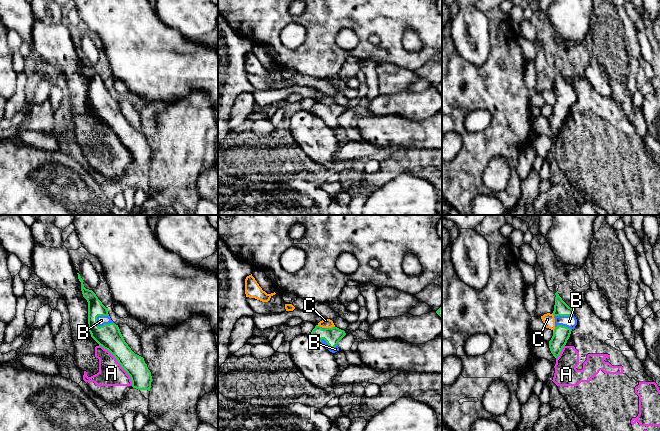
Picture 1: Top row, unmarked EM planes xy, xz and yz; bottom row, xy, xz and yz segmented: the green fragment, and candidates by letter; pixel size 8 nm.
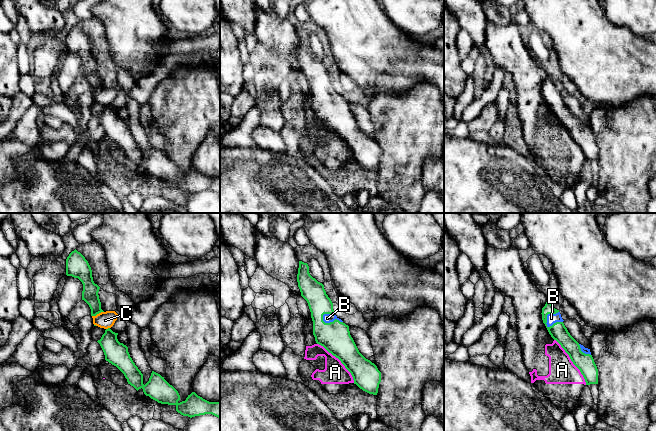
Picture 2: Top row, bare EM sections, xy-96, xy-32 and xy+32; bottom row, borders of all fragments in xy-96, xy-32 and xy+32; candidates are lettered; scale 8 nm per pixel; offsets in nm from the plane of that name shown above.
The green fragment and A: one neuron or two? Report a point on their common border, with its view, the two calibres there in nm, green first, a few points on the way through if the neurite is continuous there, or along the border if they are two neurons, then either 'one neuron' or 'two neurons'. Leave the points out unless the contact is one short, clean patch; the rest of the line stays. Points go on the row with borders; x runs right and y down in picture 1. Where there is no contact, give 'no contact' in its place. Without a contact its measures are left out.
xy (119, 363) | 200/200 nm | two neurons

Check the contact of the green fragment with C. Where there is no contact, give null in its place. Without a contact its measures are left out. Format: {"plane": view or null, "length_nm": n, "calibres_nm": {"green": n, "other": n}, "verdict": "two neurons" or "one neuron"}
{"plane": "xz", "length_nm": 80, "calibres_nm": {"green": 140, "other": 80}, "verdict": "two neurons"}

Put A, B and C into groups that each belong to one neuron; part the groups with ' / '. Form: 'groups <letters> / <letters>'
groups A / B / C

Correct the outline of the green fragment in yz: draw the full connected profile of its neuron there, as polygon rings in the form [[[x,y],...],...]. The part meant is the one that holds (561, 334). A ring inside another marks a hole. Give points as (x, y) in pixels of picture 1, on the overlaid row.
[[[558,291],[555,295],[555,305],[552,313],[555,318],[555,329],[549,341],[549,348],[553,356],[557,359],[566,345],[571,331],[577,325],[577,319],[574,316],[573,309],[562,300]]]

